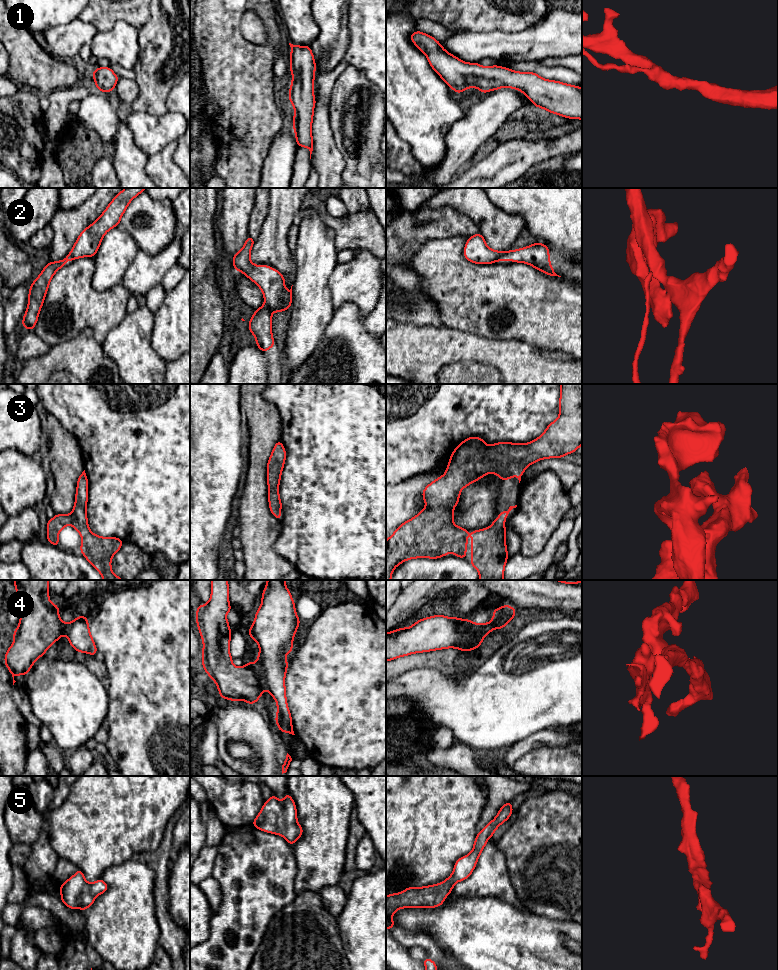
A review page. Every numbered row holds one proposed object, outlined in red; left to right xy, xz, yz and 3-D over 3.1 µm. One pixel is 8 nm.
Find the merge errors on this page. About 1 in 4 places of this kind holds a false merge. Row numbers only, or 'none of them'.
2, 4

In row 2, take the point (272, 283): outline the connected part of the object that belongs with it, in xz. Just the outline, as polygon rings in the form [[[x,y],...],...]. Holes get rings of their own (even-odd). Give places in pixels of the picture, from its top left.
[[[248,237],[245,241],[243,248],[234,254],[233,256],[233,267],[236,271],[242,272],[250,280],[252,280],[263,292],[265,304],[268,305],[272,312],[282,312],[290,309],[292,303],[292,286],[288,291],[285,289],[285,278],[284,276],[274,268],[268,265],[255,265],[250,260],[250,252],[253,247],[255,239]]]

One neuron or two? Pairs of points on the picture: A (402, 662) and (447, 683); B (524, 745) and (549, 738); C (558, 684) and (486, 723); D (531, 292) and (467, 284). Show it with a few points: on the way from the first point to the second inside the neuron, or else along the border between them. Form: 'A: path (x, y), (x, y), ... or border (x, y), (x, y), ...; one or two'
A: border (438, 668), (412, 668), (396, 677); two
B: path (530, 742), (543, 738); one
C: path (540, 684), (525, 686), (504, 705); one
D: path (515, 292), (483, 292); one

